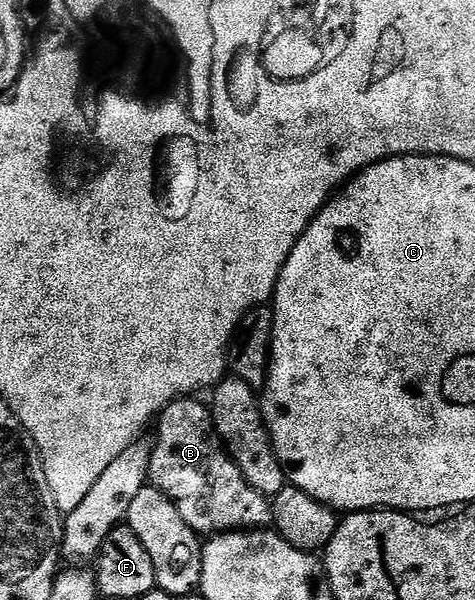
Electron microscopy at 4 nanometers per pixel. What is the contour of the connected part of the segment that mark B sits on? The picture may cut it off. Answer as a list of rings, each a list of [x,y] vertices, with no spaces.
[[[193,396],[179,397],[156,418],[158,430],[154,433],[150,450],[150,481],[153,488],[174,501],[174,506],[180,511],[180,519],[184,519],[184,523],[188,523],[188,527],[192,527],[199,535],[265,530],[272,521],[271,502],[263,493],[256,491],[248,479],[244,479],[240,467],[236,467],[236,463],[227,455],[226,447],[214,426],[210,405],[201,405],[194,400]]]

